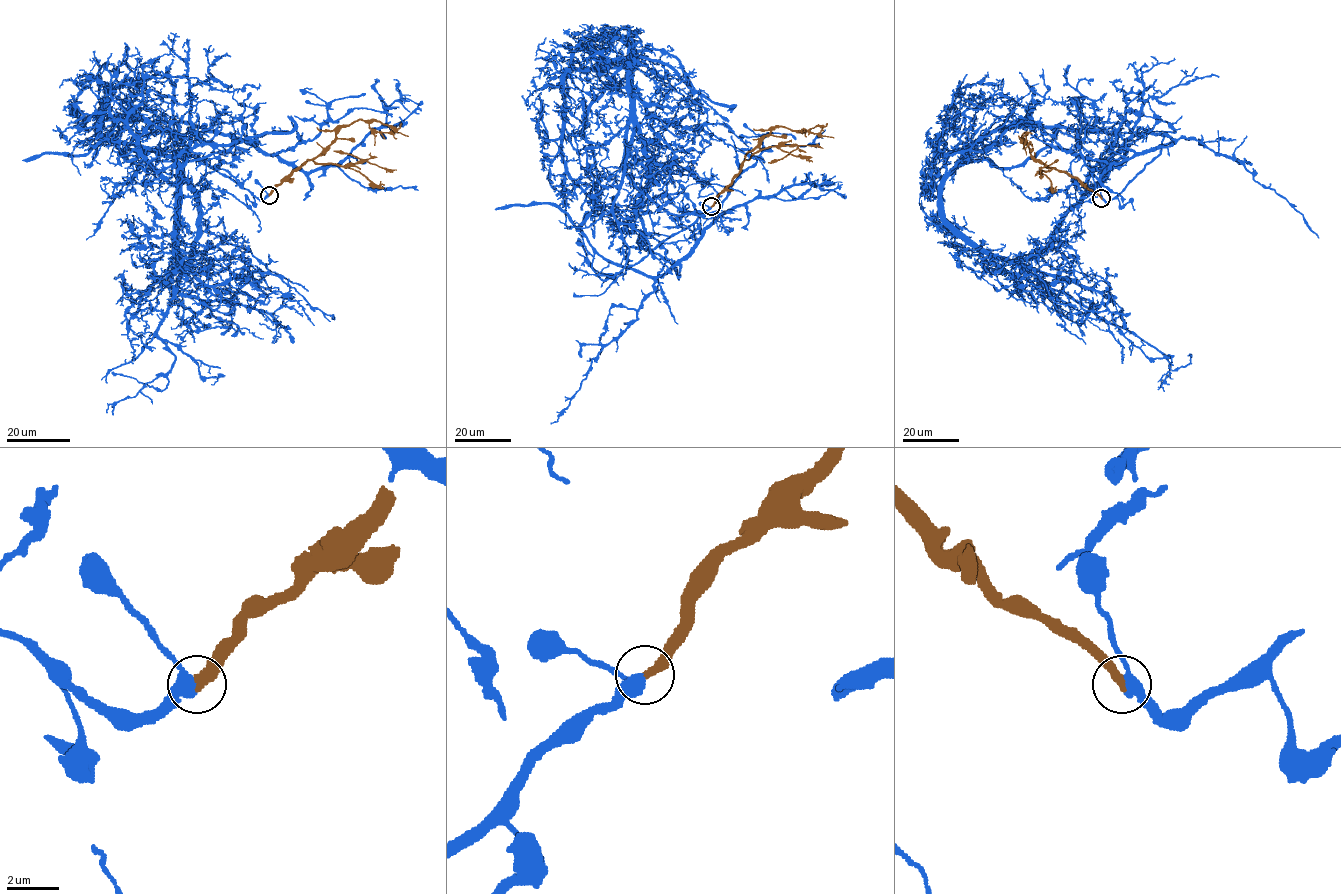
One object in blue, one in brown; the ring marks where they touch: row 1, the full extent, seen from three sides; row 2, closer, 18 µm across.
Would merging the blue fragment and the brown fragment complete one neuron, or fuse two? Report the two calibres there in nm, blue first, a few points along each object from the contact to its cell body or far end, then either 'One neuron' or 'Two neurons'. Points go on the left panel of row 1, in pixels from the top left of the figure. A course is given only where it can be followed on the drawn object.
Thickness 380 nm (blue) against 320 nm. Course of blue: (269, 195), (167, 123), (130, 121), (117, 145), (176, 165), (184, 265), (190, 89), (230, 56). Course of brown: (269, 195), (292, 171), (321, 153), (342, 126), (362, 119), (377, 131), (400, 132), (408, 136). One neuron

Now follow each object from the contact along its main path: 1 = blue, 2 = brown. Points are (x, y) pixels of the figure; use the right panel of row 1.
1: (1102, 199), (1161, 135), (1118, 159), (962, 162), (941, 197), (979, 246), (1033, 258), (1150, 97), (1218, 77)
2: (1102, 199), (1076, 178), (1037, 161), (1022, 138), (1025, 132), (1025, 143), (1032, 147)

